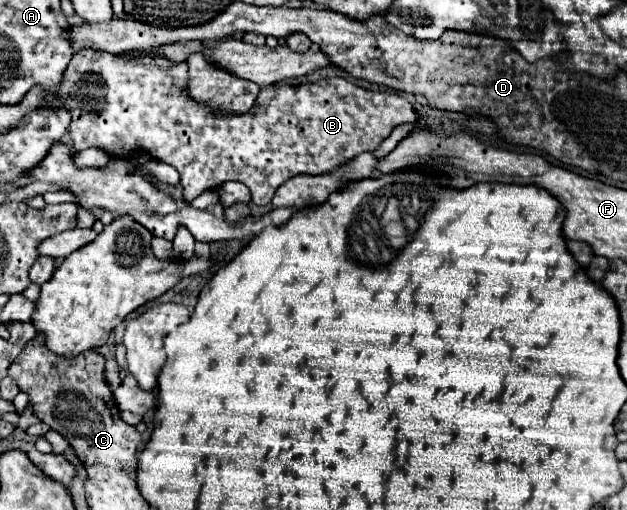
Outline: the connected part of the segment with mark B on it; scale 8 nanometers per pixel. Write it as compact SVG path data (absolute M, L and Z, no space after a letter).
M82 50L80 54L74 54L74 58L70 60L68 64L68 70L64 72L64 82L62 82L62 98L66 102L66 106L72 110L72 122L70 122L70 136L72 136L72 148L76 152L80 150L86 150L86 148L100 148L104 152L108 152L110 156L120 156L120 158L128 158L136 152L142 150L142 154L150 156L150 158L156 158L160 162L166 162L170 166L174 166L180 174L180 184L184 188L184 200L194 200L198 194L202 194L204 190L216 190L220 188L224 182L242 182L250 188L250 194L252 194L252 202L258 204L258 206L266 206L270 204L276 188L280 184L284 184L286 180L298 176L298 174L310 174L310 176L318 176L318 174L330 174L334 170L338 170L342 164L346 164L348 160L356 158L358 154L362 152L374 152L380 142L384 138L390 136L390 132L398 126L398 124L414 124L418 120L412 104L404 98L404 96L398 96L398 94L390 94L390 92L372 92L372 90L364 90L364 88L358 88L354 86L352 82L344 80L344 78L330 78L330 80L320 80L316 84L302 84L302 86L296 86L296 88L280 88L278 92L278 86L270 86L270 88L264 88L264 104L262 100L256 102L256 110L252 110L254 114L250 116L250 112L246 114L238 114L238 116L232 116L232 114L216 114L212 110L206 110L204 104L196 104L188 98L186 94L186 72L188 66L186 62L182 62L182 66L168 66L168 62L164 62L162 58L120 58L116 54L108 54L108 52L100 52L96 54L94 50Z

